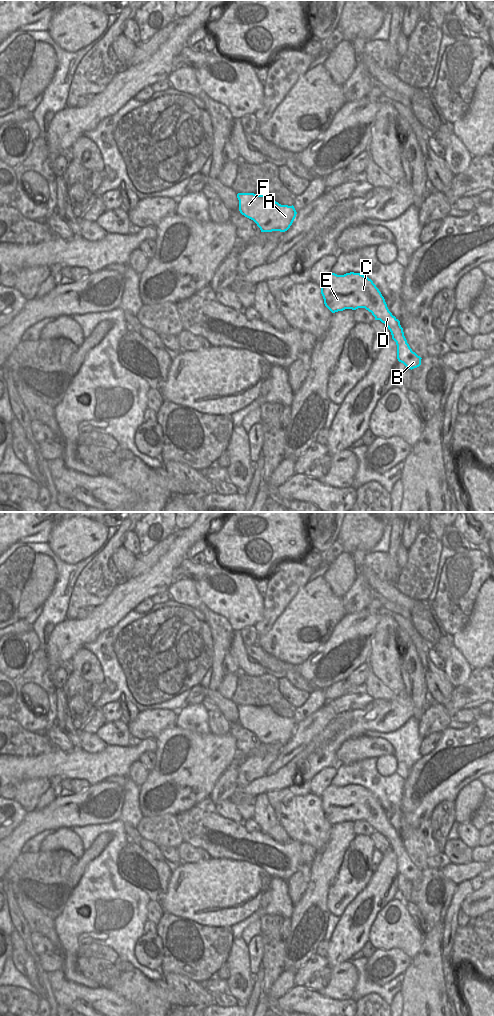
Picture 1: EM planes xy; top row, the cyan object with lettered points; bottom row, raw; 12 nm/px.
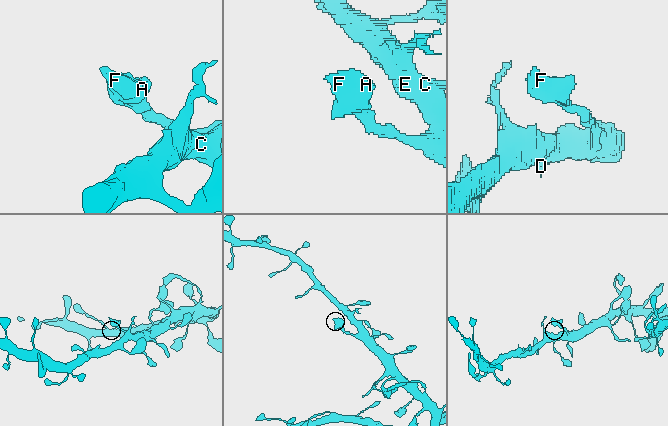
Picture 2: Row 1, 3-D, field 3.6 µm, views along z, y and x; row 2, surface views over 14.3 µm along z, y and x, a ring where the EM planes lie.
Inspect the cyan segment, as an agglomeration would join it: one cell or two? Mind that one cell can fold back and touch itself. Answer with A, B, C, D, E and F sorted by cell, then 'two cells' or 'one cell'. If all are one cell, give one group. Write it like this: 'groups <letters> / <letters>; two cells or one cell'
groups A B C D E F; one cell

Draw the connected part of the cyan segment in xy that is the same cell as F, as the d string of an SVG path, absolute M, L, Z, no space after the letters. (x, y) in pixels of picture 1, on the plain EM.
M238 705L237 710L240 725L253 732L261 744L285 744L297 726L293 717L281 717L268 705L264 707Z

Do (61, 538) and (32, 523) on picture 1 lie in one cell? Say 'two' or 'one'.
two

